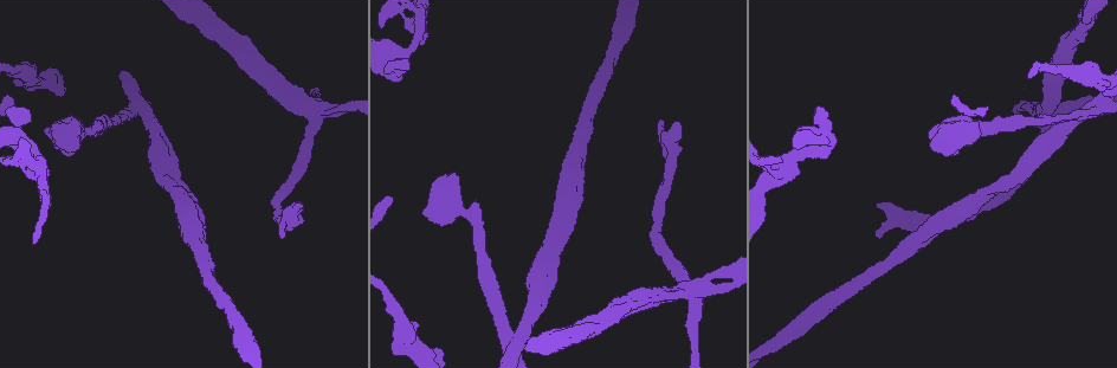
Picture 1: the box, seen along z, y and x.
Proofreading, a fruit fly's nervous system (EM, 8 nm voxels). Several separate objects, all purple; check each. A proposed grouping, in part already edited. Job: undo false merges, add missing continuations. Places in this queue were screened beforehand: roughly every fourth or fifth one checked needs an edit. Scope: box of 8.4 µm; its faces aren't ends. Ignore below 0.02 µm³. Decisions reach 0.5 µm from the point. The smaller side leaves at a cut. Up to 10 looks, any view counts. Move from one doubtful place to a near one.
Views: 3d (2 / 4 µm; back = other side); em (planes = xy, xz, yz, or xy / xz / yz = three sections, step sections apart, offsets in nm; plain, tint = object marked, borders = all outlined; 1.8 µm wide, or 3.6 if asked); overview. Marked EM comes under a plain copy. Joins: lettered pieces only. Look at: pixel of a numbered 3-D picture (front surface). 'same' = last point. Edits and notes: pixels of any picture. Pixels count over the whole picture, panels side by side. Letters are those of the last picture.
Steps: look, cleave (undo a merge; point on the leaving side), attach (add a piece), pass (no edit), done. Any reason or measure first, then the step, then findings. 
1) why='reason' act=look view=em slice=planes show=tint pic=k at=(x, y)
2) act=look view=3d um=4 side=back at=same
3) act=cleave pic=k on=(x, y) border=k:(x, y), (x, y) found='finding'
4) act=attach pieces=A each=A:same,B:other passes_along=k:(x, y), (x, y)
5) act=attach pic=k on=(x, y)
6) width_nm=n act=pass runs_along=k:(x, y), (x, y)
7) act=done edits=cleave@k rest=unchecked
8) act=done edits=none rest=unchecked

why='calibre changes' act=look view=3d um=4 pic=1 at=(78, 128)

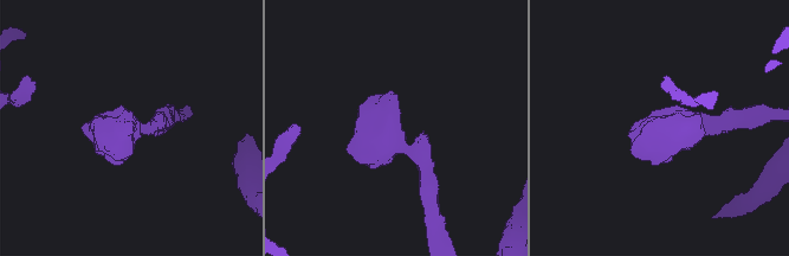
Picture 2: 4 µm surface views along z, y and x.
why='need the tissue' act=look view=em um=3.6 slice=planes show=borders pic=2 at=(130, 122)

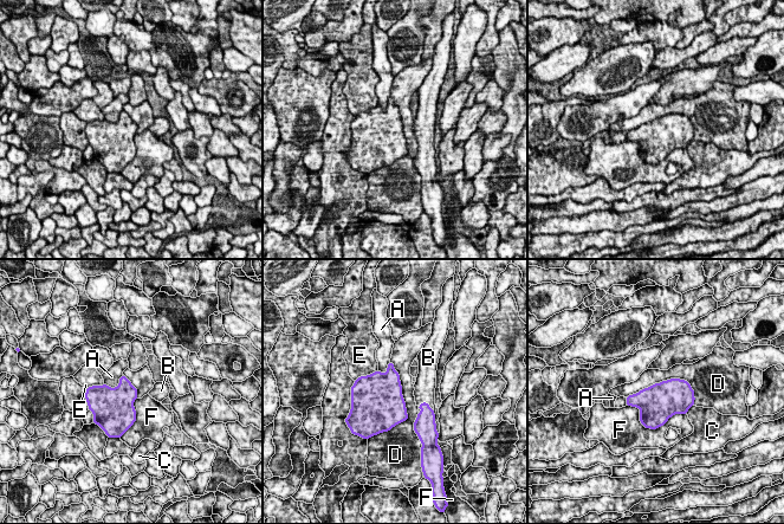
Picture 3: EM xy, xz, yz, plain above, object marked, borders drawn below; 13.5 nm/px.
act=attach pieces=B each=A:other,B:same,C:other,D:other,E:other,F:other found='the cell continues'

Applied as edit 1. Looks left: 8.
act=look view=overview

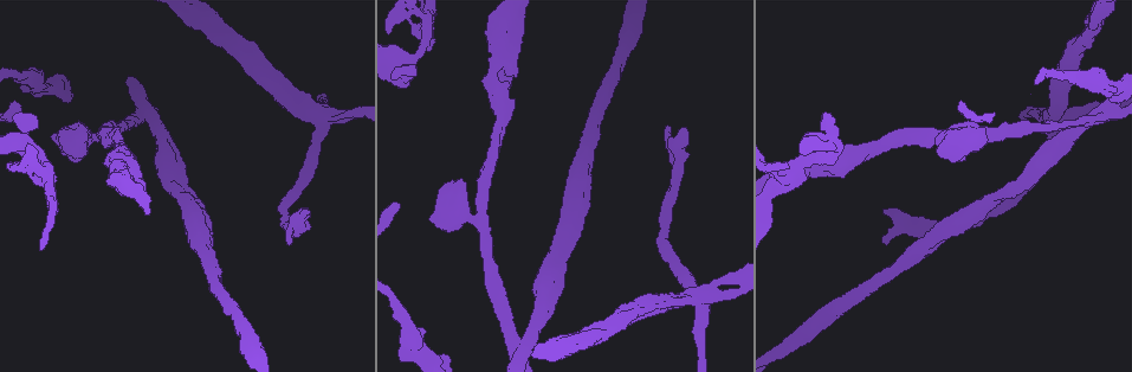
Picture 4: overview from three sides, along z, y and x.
why='abrupt turn' act=look view=em slice=planes show=tint pic=4 at=(425, 35)

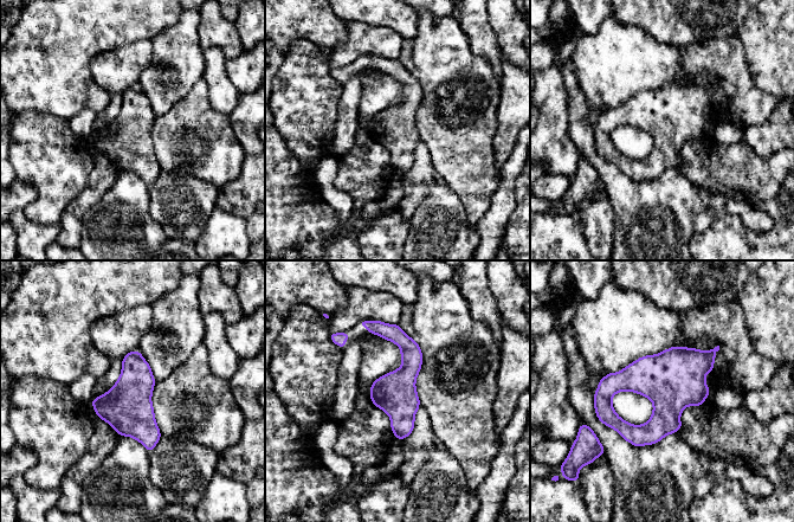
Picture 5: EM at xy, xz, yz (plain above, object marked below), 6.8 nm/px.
act=look view=em slice=planes show=borders at=same

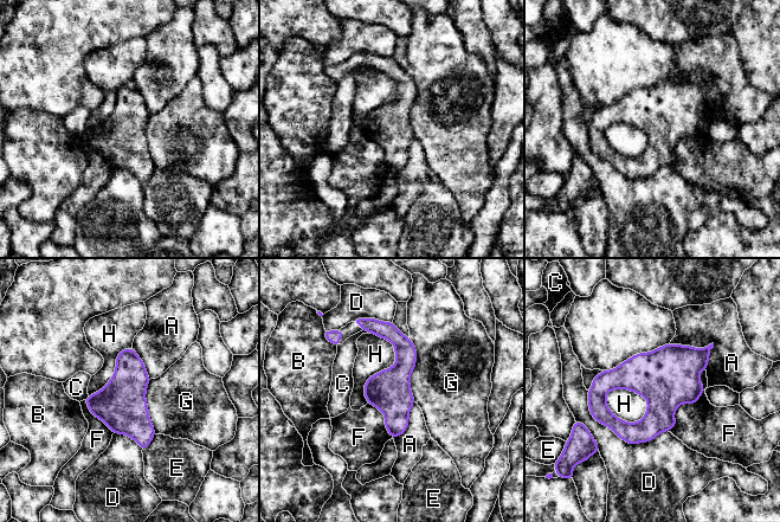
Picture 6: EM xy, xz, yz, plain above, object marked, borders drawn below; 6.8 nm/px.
longest_contact=D:600nm act=pass each=A:other,B:other,C:other,D:other,E:other,F:other,G:other,H:other border=6:(371, 332), (395, 362), (367, 403) found='all the same cell'

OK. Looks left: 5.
why='arms part here' act=look view=em slice=planes show=borders pic=4 at=(852, 159)

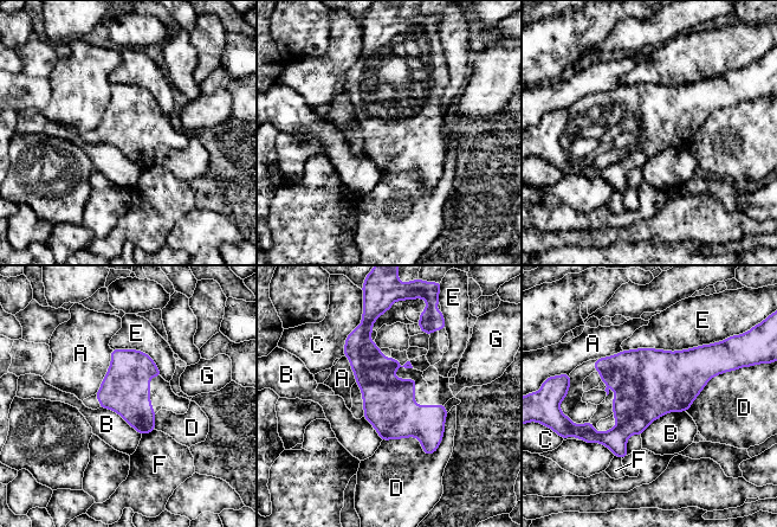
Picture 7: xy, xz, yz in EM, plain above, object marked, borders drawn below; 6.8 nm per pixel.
act=pass each=A:other,B:other,C:other,D:other,E:other,F:other,G:other border=7:(685, 410), (655, 418), (640, 435) found='all the same cell'

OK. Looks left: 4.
why='branch stops here' act=look view=em slice=xy step=4 show=tint pic=4 at=(292, 242)

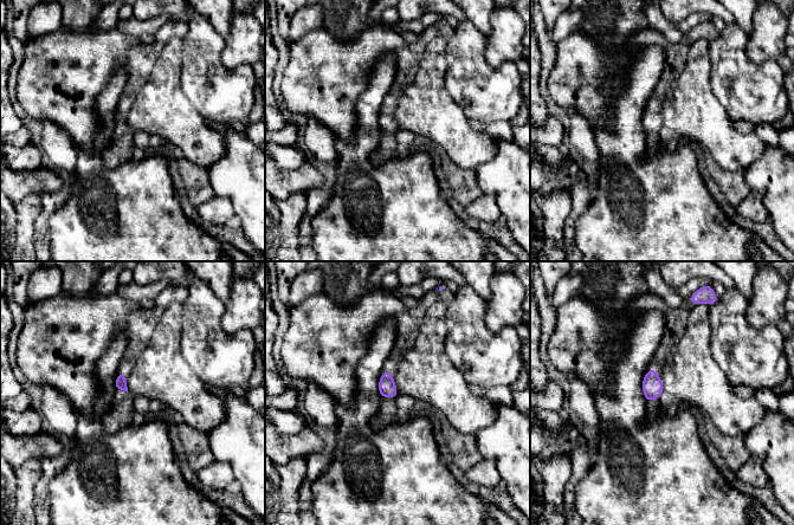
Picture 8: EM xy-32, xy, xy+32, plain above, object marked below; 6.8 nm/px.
act=look view=em slice=planes show=borders at=same

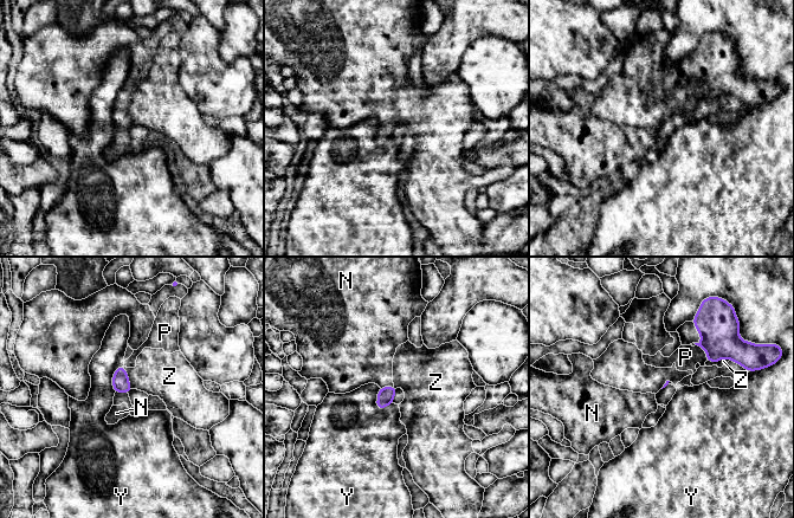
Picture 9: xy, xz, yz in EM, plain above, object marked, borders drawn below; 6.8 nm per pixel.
act=attach pieces=N each=N:same,P:other,Y:other,Z:other passes_along=9:(386, 395), (386, 387), (366, 356) found='it goes on there'

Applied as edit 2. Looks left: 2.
act=done edits=attach@3,attach@9 rest=unchecked

